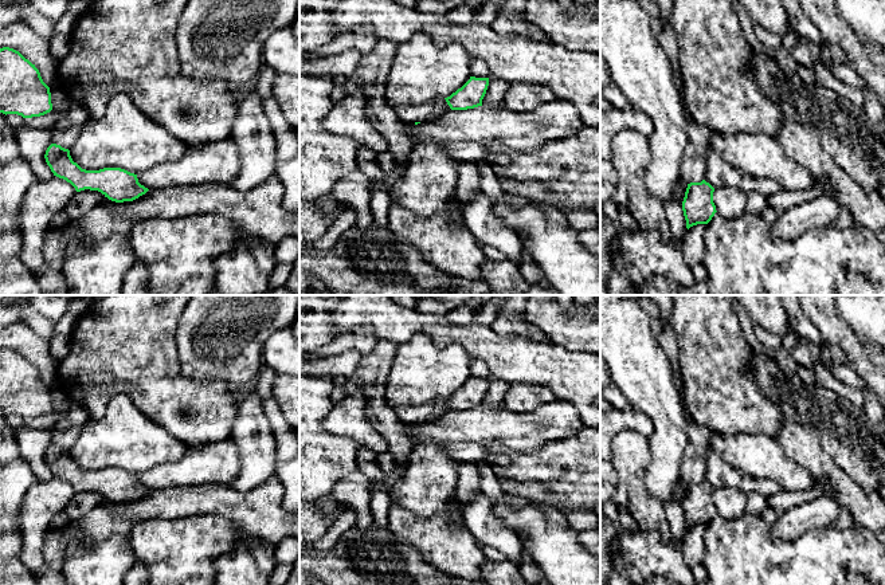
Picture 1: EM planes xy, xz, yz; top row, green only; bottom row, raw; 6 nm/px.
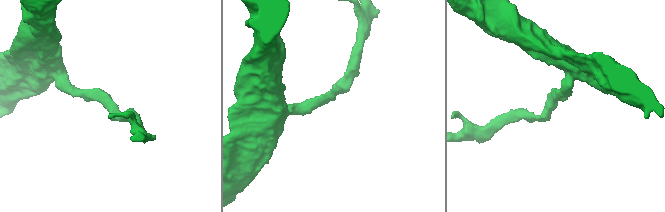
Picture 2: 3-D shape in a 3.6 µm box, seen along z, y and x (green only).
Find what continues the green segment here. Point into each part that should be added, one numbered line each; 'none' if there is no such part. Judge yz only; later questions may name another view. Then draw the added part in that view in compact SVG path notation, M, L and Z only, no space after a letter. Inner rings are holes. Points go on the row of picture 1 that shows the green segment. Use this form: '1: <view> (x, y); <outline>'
none

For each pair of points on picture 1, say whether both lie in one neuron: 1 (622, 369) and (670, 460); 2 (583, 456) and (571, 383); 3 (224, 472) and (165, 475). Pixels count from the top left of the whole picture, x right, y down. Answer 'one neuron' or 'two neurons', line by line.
1: one neuron
2: two neurons
3: one neuron

